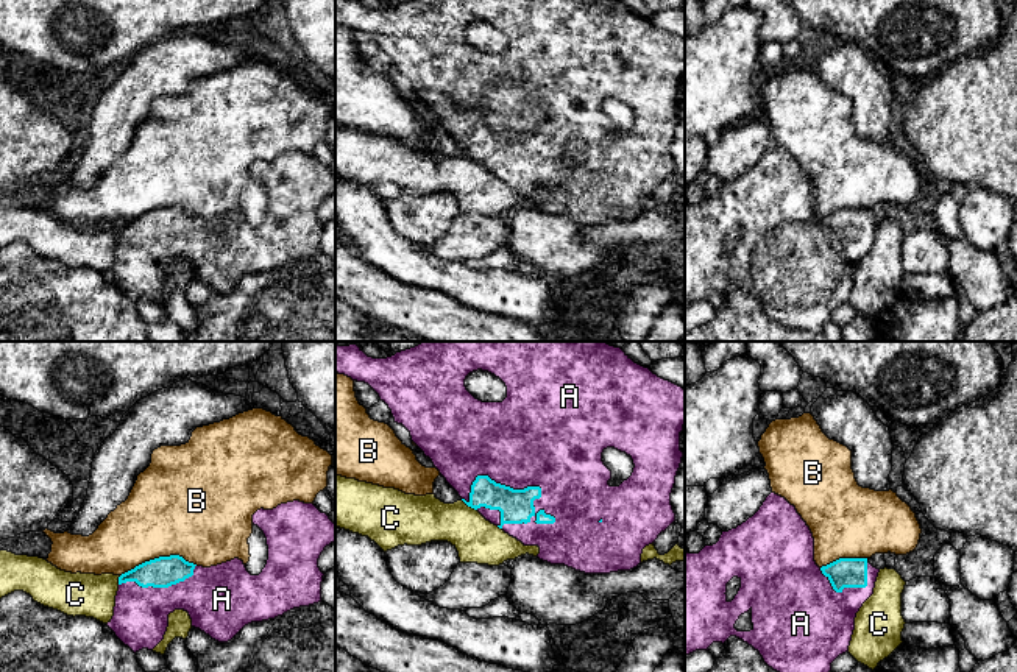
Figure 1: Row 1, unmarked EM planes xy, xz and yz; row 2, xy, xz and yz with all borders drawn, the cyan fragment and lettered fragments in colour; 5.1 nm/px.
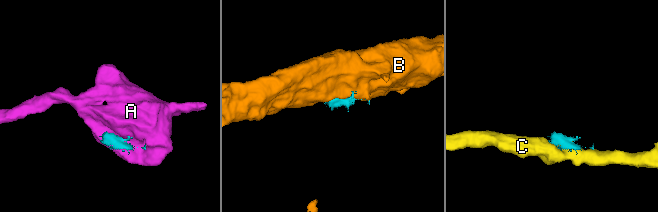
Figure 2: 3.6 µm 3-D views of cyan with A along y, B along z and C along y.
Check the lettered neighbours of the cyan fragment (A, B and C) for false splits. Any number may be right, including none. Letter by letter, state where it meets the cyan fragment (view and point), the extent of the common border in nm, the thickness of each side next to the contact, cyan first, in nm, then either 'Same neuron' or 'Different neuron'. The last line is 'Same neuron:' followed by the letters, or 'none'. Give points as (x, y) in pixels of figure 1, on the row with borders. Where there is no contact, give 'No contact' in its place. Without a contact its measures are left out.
A: Touches cyan at xz (517, 490). Shared border 500 nm. Thickness 180 nm (cyan) against 460 nm. Same neuron
B: Touches cyan at xy (159, 557). Shared border 400 nm. Thickness 160 nm (cyan) against 460 nm. Different neuron
C: Touches cyan at xz (470, 505). Shared border 100 nm. Thickness 180 nm (cyan) against 240 nm. Different neuron
Same neuron: A

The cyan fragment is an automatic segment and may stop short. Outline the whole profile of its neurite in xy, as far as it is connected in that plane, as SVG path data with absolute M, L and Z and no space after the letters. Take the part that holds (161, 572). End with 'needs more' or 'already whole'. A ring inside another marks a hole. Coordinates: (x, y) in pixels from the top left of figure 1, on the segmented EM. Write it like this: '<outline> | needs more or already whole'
M299 500L281 504L273 510L253 515L268 546L268 560L259 575L251 575L243 561L203 568L179 555L145 561L119 577L114 616L106 624L134 653L153 650L168 627L168 614L184 610L192 627L200 628L218 642L231 641L245 625L282 616L284 613L321 602L323 572L318 558L326 546L335 541L335 524L314 504Z | needs more

